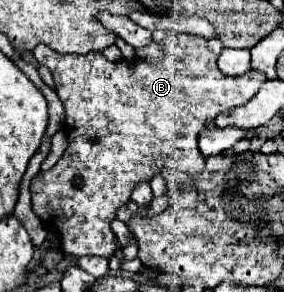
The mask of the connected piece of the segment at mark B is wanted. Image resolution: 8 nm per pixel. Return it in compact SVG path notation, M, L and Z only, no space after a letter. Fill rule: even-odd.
M168 30L162 42L165 56L158 62L139 58L109 62L101 52L89 52L85 56L59 54L45 44L35 46L33 56L39 64L47 66L55 80L55 92L65 106L65 134L69 148L61 160L47 172L39 172L31 180L31 208L45 224L45 230L59 236L59 250L67 256L99 256L111 258L117 248L111 222L117 218L117 210L129 204L133 188L141 182L149 182L161 174L161 168L173 168L189 176L203 172L205 158L197 148L197 138L205 130L207 122L215 116L245 104L259 92L267 76L259 70L249 70L243 76L225 76L217 68L217 54L207 46L207 40L187 32ZM187 38L195 38L195 48L189 48ZM73 178L81 178L83 186L75 188Z

